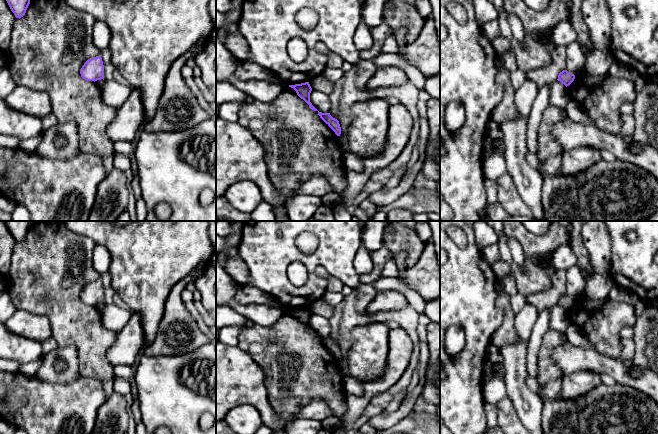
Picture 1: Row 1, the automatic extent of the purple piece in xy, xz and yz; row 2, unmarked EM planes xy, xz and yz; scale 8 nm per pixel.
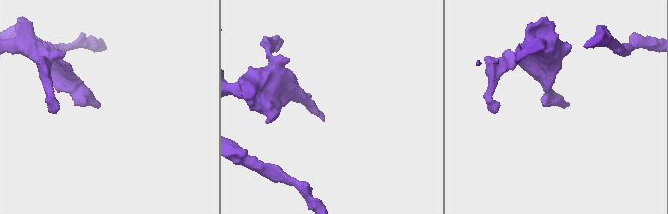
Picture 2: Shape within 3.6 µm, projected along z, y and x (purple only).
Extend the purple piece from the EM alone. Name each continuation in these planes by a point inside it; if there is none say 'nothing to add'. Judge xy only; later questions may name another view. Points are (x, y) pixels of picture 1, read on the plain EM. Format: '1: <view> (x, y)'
nothing to add

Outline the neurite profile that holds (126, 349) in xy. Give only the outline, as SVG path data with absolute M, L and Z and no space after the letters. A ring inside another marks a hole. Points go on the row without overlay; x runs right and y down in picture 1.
M132 312L131 317L124 328L117 332L116 340L107 351L109 363L132 366L144 348L144 334L141 316Z

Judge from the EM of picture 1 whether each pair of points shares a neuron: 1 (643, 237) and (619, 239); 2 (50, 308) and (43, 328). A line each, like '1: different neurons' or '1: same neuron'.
1: same neuron
2: different neurons

